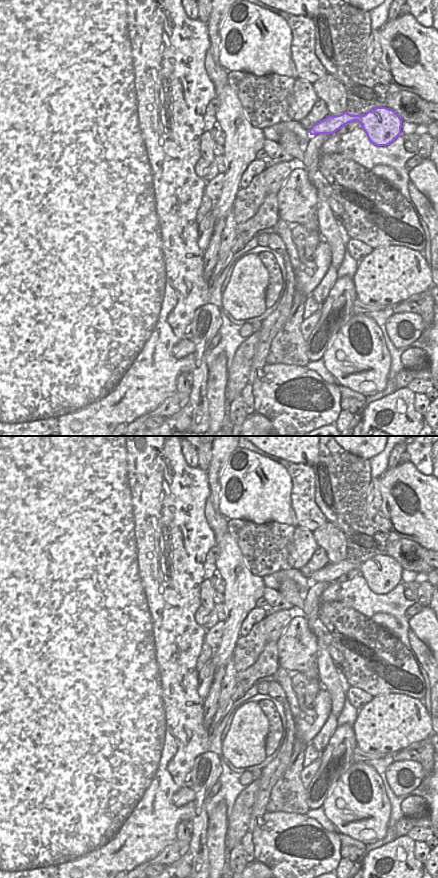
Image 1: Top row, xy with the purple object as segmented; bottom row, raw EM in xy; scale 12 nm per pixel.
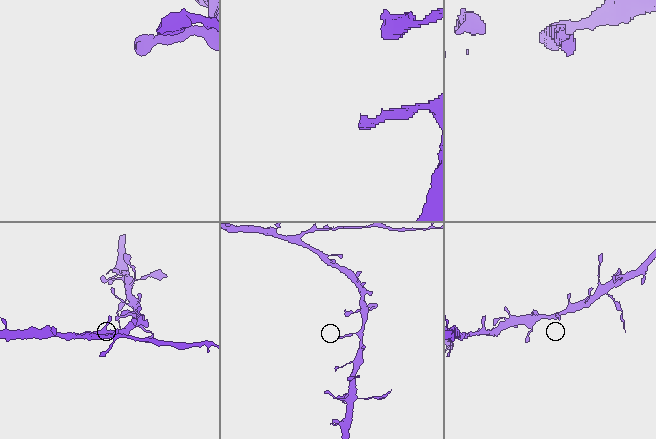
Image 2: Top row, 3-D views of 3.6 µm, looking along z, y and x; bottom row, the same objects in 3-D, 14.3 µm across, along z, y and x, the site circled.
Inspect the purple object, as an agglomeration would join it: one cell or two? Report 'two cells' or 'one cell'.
one cell

